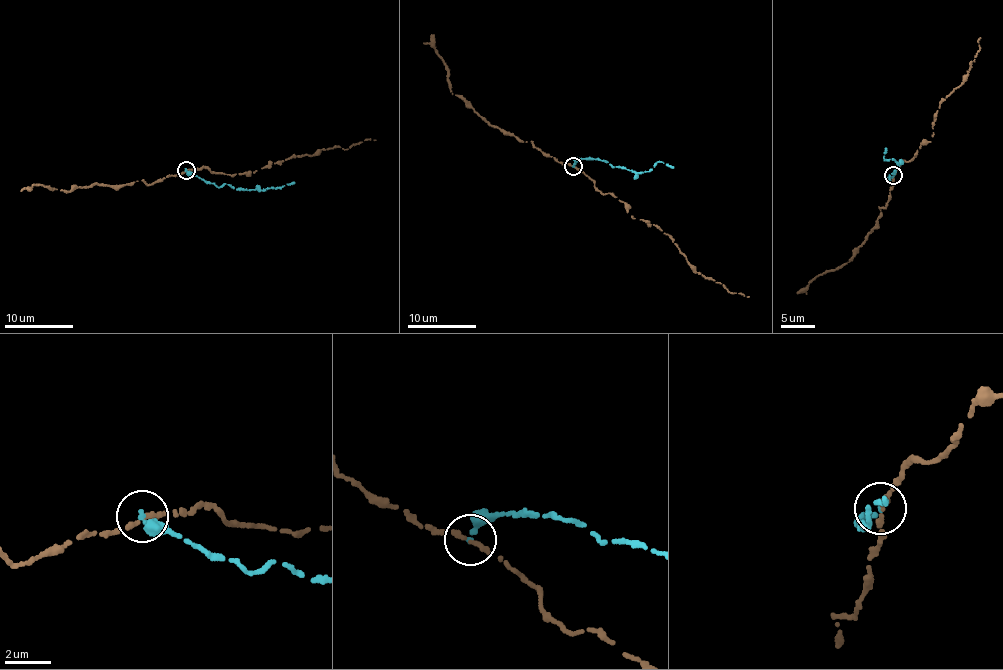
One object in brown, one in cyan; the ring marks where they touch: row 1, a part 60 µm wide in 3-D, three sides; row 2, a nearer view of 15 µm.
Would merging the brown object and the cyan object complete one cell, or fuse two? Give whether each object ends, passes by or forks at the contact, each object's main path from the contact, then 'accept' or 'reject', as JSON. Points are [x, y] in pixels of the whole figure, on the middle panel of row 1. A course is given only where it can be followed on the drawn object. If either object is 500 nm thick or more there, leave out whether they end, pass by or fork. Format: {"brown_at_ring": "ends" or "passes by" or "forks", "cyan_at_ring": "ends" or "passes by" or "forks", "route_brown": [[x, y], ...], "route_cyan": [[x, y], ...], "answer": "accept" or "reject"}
{"brown_at_ring": "ends", "cyan_at_ring": "ends", "route_brown": [[573, 166], [604, 195], [614, 195], [625, 203], [635, 218], [667, 234], [697, 273], [732, 293], [749, 296]], "route_cyan": [[573, 166], [585, 158], [600, 159], [638, 173], [650, 170], [657, 162], [674, 168]], "answer": "reject"}

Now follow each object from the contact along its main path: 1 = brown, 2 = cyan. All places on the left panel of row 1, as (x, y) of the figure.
1: (185, 171), (203, 167), (218, 174), (250, 175), (271, 163), (311, 155), (322, 149), (346, 150), (376, 139)
2: (185, 171), (218, 186), (225, 183), (233, 188), (261, 190), (295, 182)

